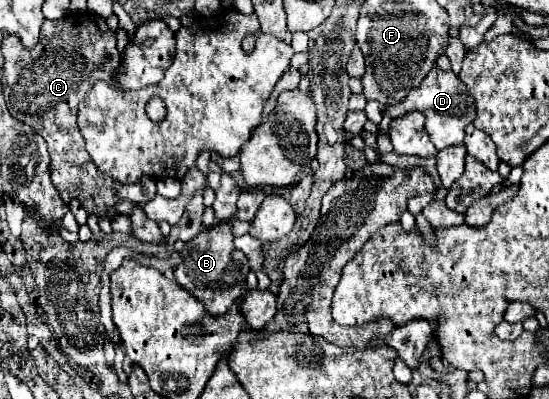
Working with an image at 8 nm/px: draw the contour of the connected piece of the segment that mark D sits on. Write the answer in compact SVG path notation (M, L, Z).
M438 67L434 71L430 71L420 86L413 89L400 105L386 107L386 113L390 117L396 117L396 115L410 113L414 109L418 109L426 115L426 131L428 131L432 143L436 145L436 149L444 149L450 145L464 145L464 127L476 119L474 97L469 95L467 87L452 71L442 71Z

